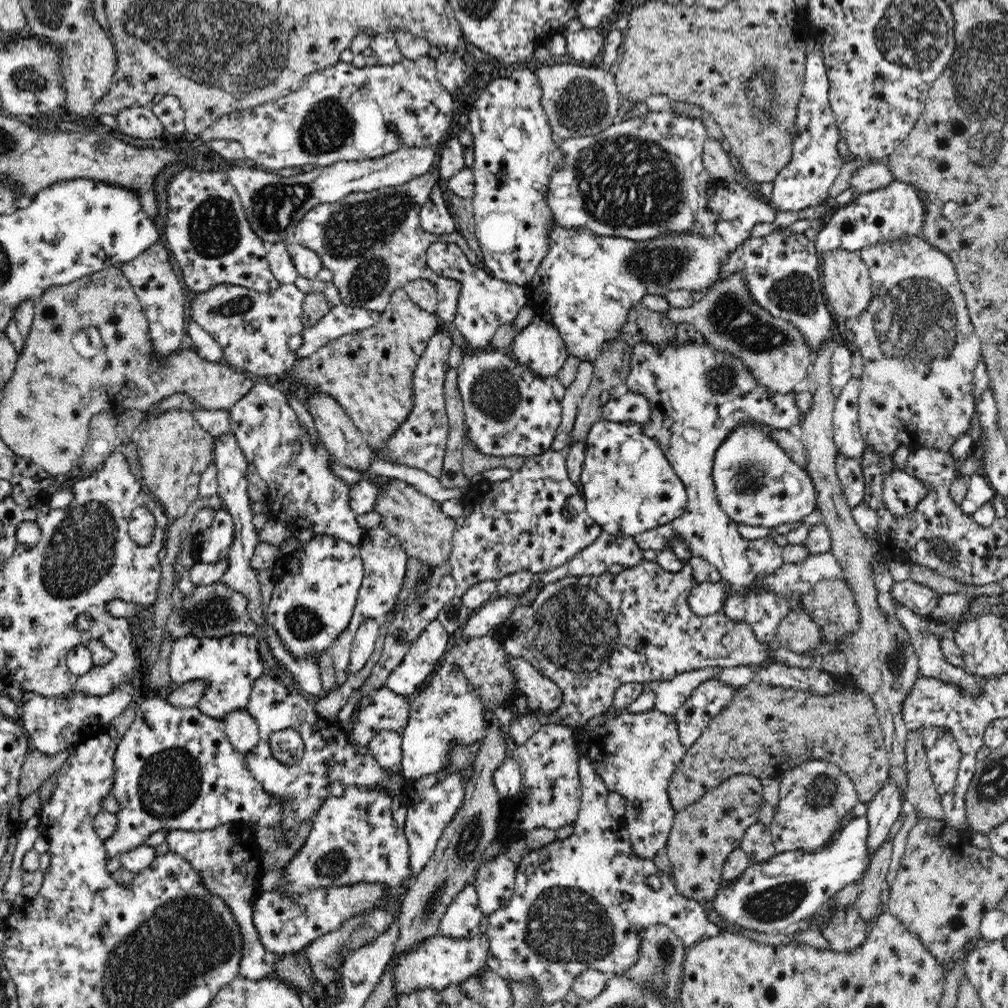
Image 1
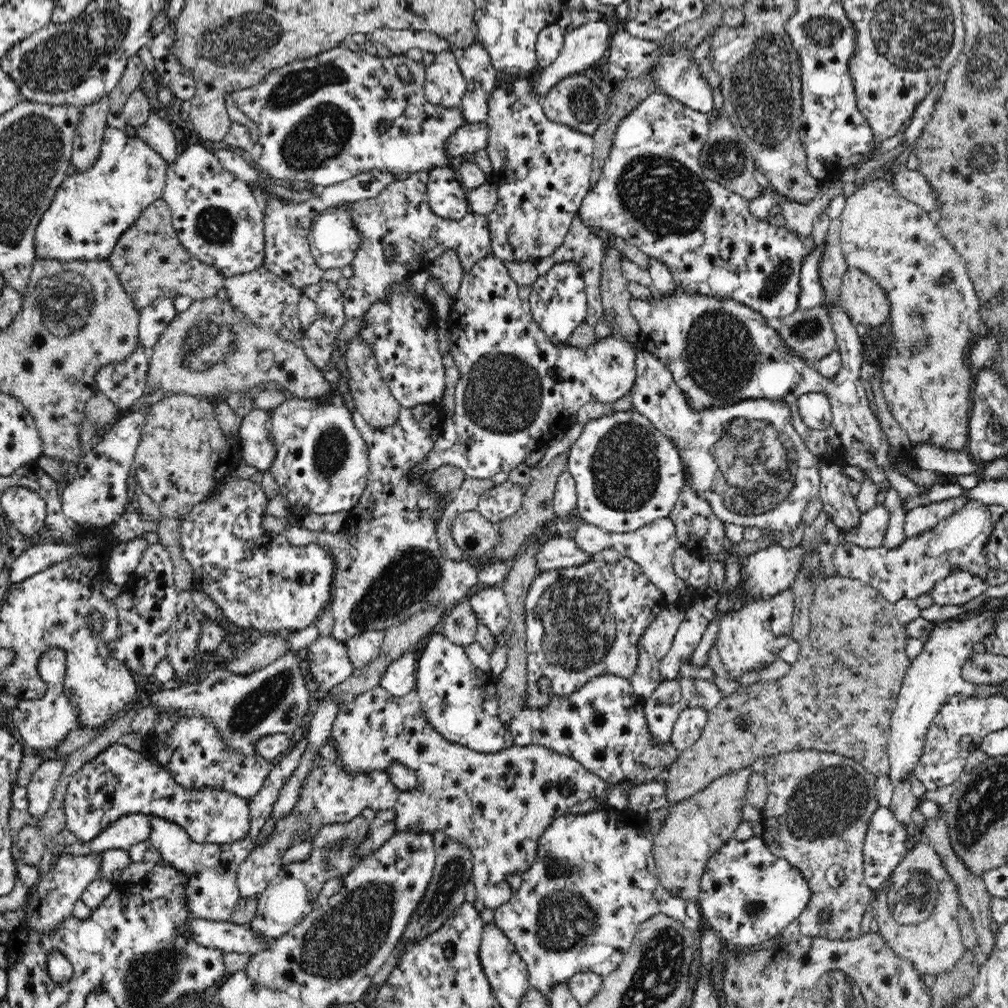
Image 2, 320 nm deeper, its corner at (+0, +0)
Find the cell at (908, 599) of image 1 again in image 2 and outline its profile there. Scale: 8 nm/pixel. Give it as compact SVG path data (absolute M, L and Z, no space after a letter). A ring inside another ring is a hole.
M966 570L953 572L937 582L931 595L935 604L940 606L960 606L979 597L988 588L986 578L980 578Z

